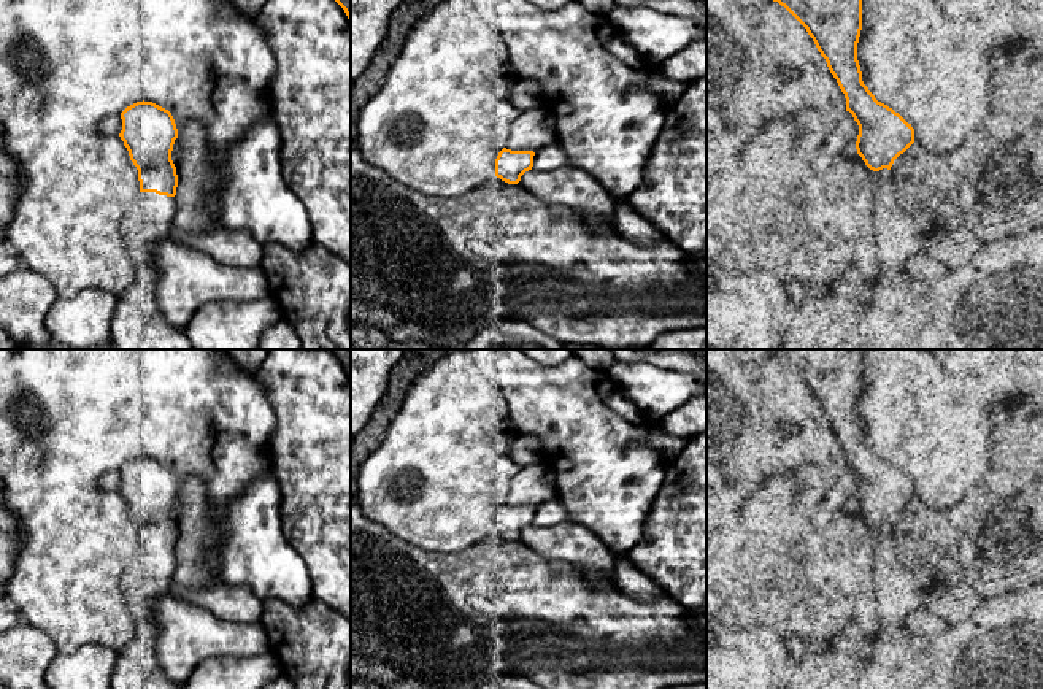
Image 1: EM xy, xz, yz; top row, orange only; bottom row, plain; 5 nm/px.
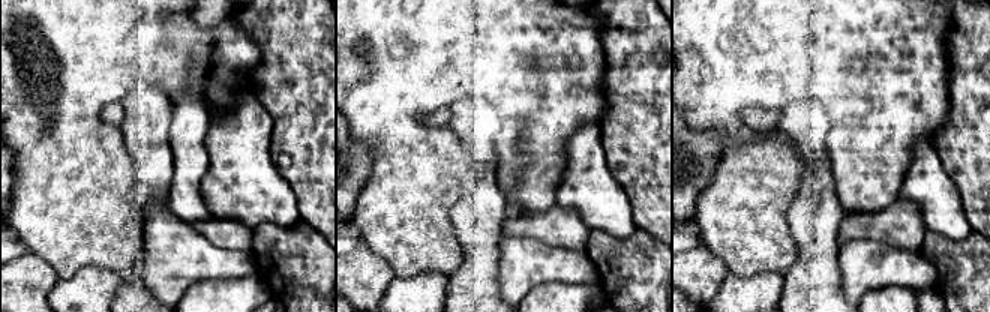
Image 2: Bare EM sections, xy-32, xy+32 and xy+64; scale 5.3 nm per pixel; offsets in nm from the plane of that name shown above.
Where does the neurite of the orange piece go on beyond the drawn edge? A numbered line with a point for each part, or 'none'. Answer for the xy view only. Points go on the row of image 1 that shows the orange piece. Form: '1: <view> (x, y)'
1: xy (138, 323)

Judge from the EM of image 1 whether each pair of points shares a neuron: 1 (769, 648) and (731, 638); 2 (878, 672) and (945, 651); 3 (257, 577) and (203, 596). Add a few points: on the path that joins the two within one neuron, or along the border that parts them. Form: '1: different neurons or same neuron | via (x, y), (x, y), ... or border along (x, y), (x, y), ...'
1: same neuron | via (759, 648), (740, 640)
2: same neuron | via (894, 672), (924, 672), (929, 667)
3: different neurons | border along (218, 580), (227, 585), (246, 586), (262, 602)

